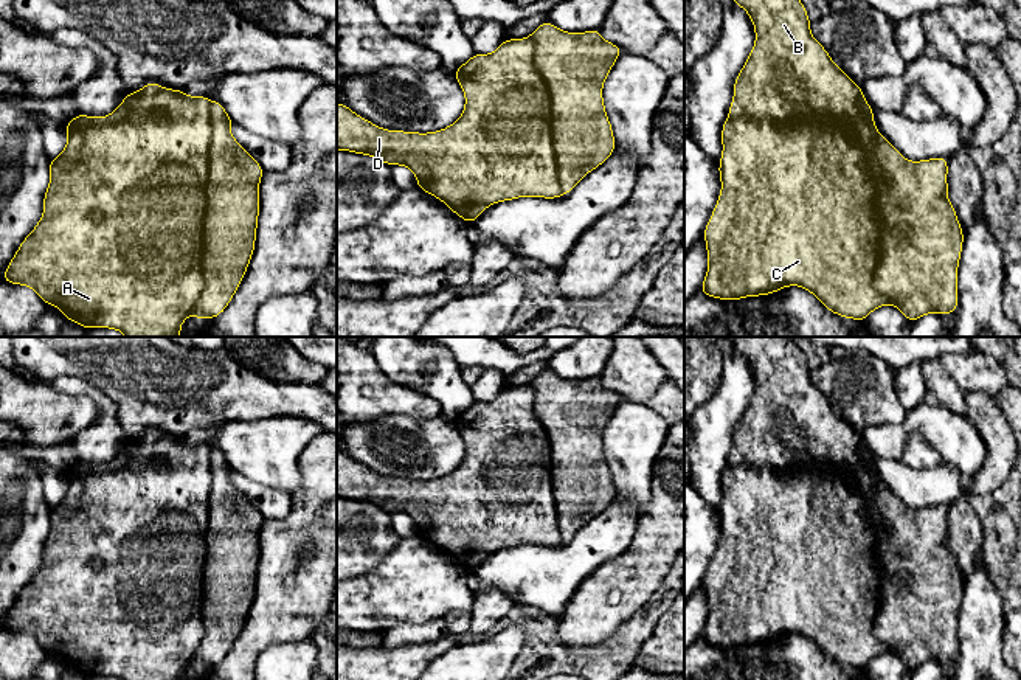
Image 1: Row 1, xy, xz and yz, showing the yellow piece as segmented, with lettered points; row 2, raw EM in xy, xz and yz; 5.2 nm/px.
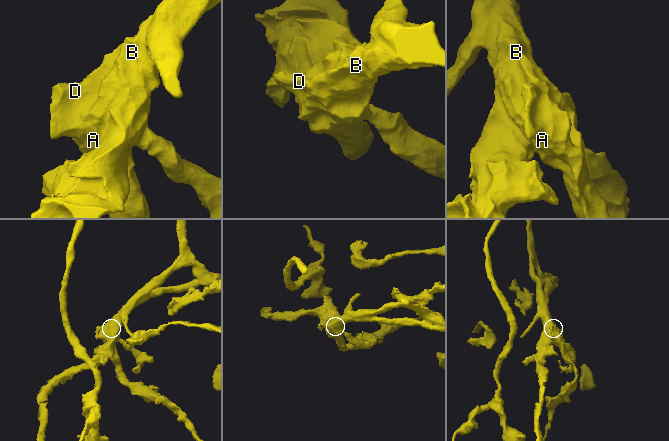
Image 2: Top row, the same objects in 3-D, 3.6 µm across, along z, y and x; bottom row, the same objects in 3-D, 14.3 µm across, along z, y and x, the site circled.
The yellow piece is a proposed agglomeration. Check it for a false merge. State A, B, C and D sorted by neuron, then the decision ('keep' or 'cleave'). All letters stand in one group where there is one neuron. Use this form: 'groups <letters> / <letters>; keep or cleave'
groups A B D / C; cleave

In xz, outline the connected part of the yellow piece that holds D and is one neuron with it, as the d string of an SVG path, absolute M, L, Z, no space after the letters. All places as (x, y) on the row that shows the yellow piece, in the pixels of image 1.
M531 36L506 39L490 54L475 53L453 71L466 104L461 116L436 132L386 130L337 104L337 151L372 155L413 171L417 188L472 224L492 203L518 197L562 197L551 130L549 90L534 62Z

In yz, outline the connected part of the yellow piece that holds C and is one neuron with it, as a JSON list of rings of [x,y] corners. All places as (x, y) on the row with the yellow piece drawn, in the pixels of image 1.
[[[749,116],[726,118],[722,126],[722,146],[722,189],[703,231],[708,272],[700,292],[735,301],[799,286],[819,298],[827,311],[860,321],[866,321],[875,309],[891,304],[874,287],[881,225],[875,205],[877,166],[870,147],[849,140],[833,123],[810,118],[799,123],[771,123]]]

